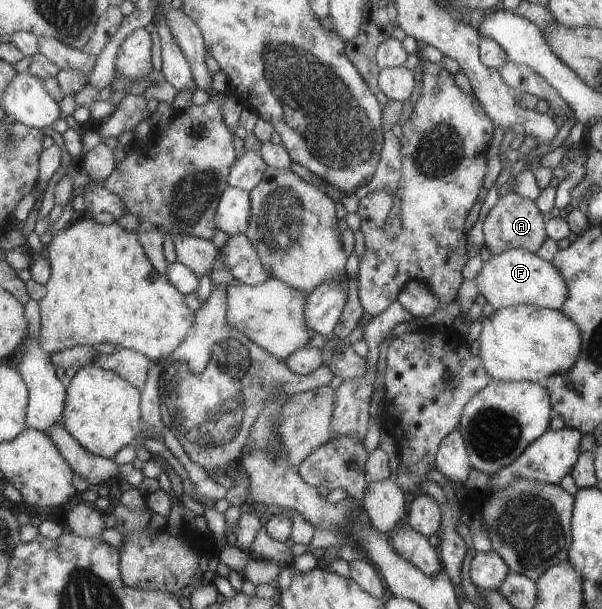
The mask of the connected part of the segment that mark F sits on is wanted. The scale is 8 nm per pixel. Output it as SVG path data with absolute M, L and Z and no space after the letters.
M511 248L499 255L491 254L486 262L482 262L474 280L479 294L482 294L494 309L534 305L538 308L556 310L564 304L568 296L567 285L555 265L523 248Z

